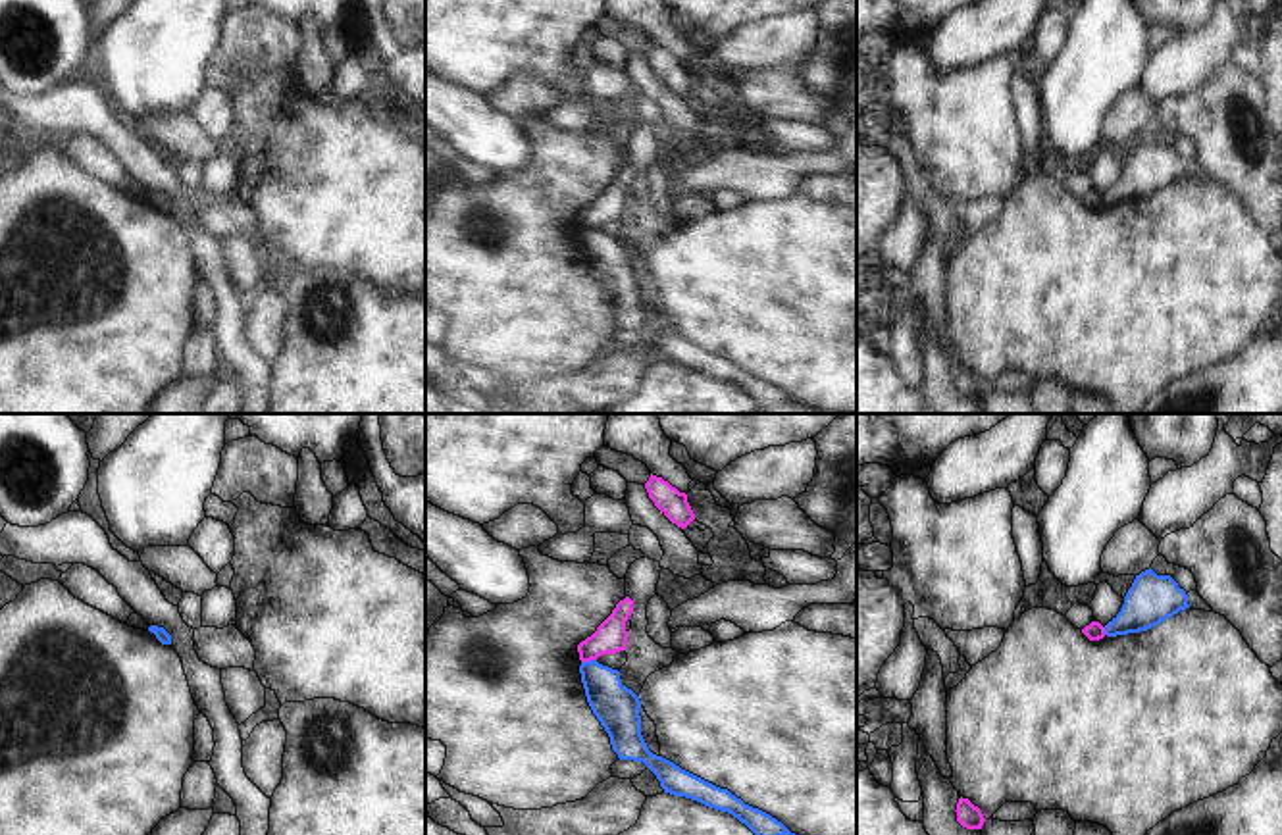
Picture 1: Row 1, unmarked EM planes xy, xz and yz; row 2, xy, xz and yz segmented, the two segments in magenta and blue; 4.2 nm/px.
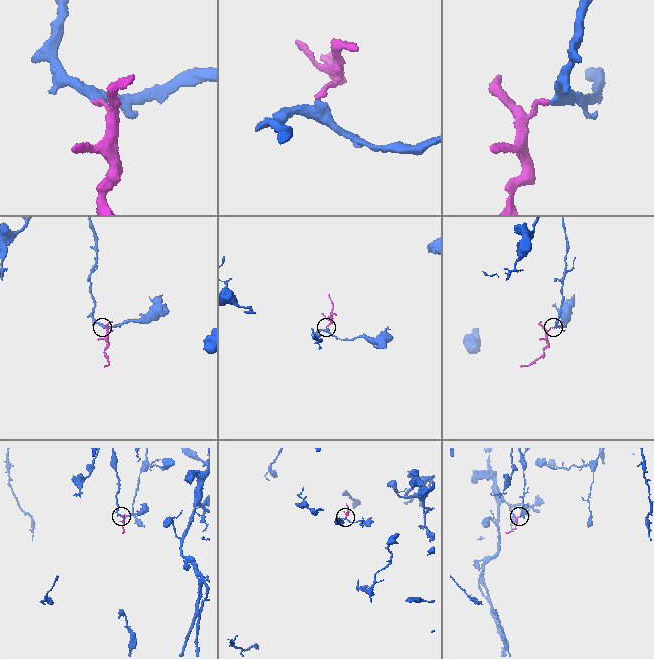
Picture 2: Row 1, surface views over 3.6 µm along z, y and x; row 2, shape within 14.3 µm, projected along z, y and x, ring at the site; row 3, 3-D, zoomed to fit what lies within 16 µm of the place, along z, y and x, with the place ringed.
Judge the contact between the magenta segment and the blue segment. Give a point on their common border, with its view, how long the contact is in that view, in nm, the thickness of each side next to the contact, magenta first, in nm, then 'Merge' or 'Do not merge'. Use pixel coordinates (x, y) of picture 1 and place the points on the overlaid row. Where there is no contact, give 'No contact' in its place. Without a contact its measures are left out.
Touches magenta at xz (588, 660). Shared border 70 nm. Thickness 140 nm (magenta) against 190 nm. Do not merge

